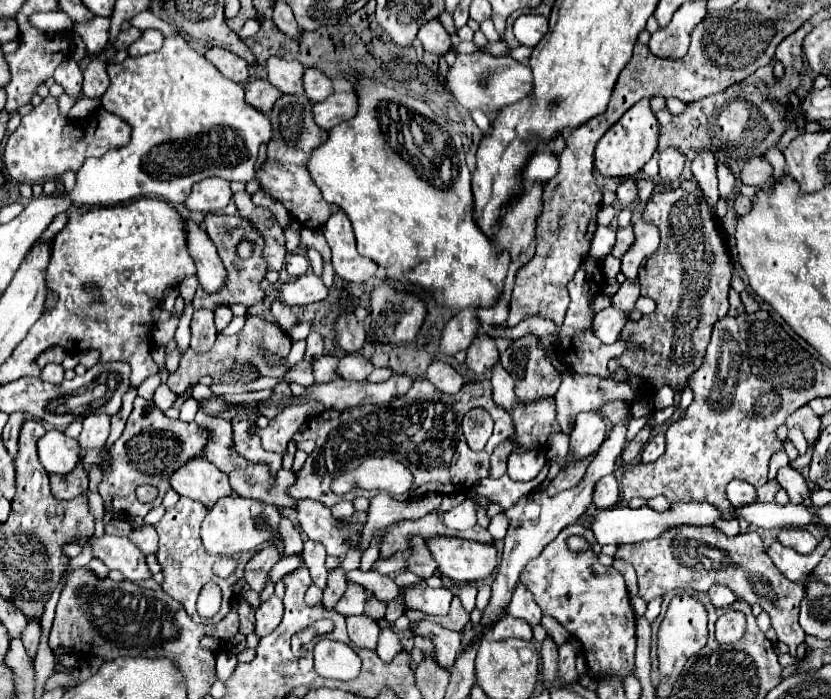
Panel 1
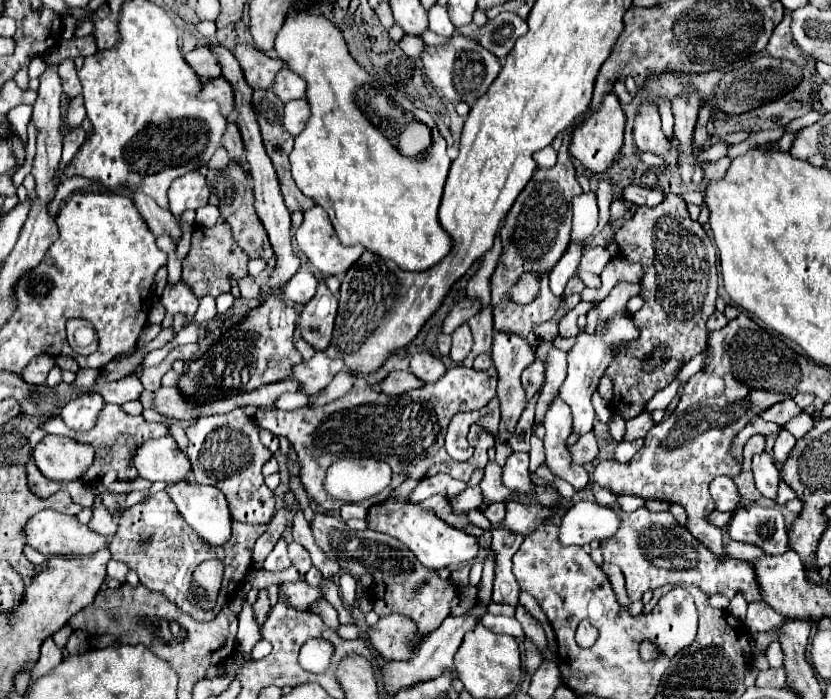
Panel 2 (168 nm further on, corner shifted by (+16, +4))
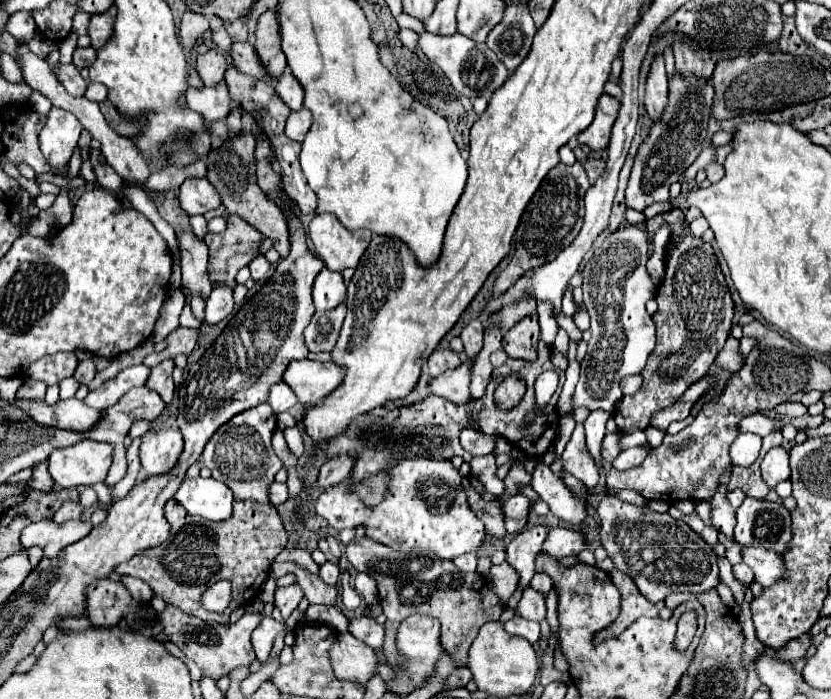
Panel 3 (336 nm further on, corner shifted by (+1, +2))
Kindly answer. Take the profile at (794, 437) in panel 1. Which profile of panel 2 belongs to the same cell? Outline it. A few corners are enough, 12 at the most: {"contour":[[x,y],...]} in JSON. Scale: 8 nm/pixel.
{"contour":[[802,410],[784,425],[796,439],[814,425],[811,413]]}

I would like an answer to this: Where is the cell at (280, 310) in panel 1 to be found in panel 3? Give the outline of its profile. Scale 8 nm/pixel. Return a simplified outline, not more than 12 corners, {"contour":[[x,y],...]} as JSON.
{"contour":[[265,257],[249,265],[251,279],[263,281],[269,277],[271,265]]}

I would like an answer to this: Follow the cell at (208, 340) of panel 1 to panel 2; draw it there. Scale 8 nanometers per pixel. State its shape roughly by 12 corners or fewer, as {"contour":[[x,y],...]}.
{"contour":[[184,281],[166,285],[160,299],[170,315],[192,321],[198,297]]}

